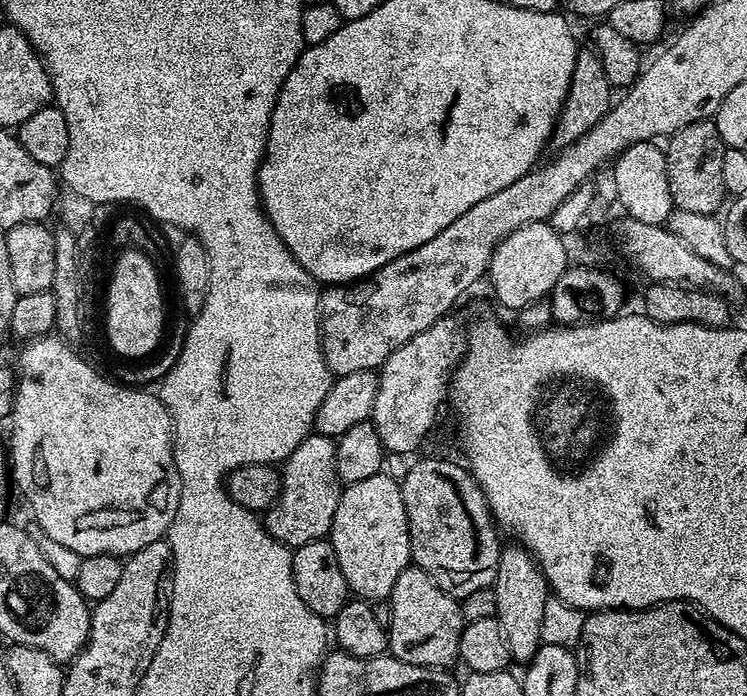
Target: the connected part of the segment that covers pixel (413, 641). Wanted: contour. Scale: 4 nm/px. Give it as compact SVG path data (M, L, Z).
M415 566L402 570L387 602L391 611L388 652L397 660L414 666L447 669L459 661L460 635L466 623L460 613L460 600L443 592L430 574Z

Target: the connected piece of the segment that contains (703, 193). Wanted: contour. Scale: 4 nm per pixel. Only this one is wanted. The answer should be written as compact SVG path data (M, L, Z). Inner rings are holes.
M712 118L690 122L690 126L682 126L682 130L667 137L670 194L676 208L707 216L719 213L720 203L722 208L726 200L722 182L722 154L725 147L724 140L718 134L715 119Z

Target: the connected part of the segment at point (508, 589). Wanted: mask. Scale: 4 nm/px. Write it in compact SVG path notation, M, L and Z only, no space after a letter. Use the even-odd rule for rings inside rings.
M523 546L515 547L501 547L498 574L494 578L492 589L494 599L498 602L496 621L502 626L502 634L506 634L506 646L510 650L512 660L527 662L534 658L542 643L542 614L545 613L550 589L547 578L528 549Z

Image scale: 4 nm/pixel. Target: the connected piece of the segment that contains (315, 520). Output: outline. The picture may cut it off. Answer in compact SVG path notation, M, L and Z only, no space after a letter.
M310 434L296 447L294 454L283 461L280 493L263 513L264 526L278 542L293 550L306 542L323 540L331 533L341 491L342 485L336 478L336 440L331 436Z

